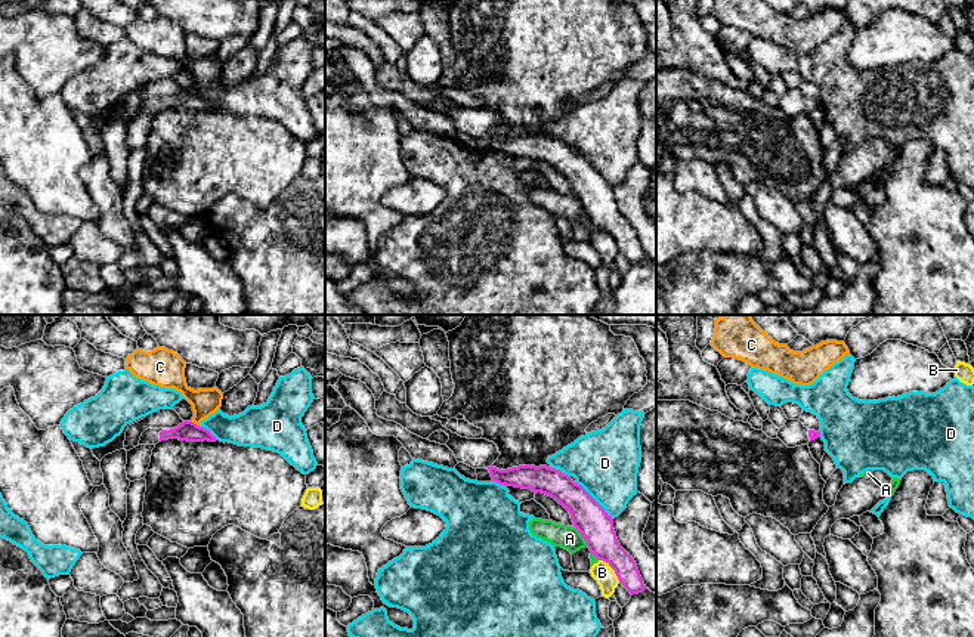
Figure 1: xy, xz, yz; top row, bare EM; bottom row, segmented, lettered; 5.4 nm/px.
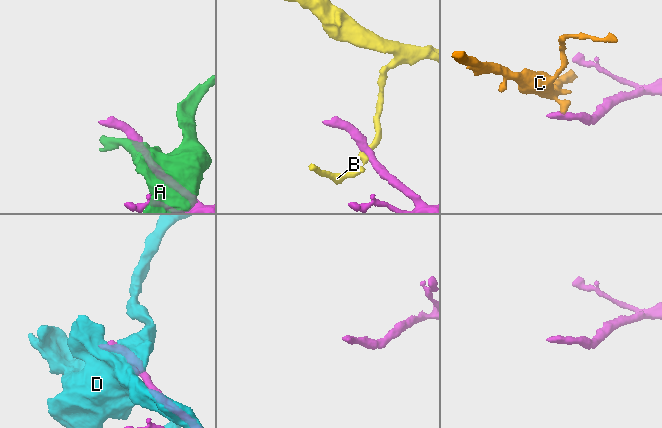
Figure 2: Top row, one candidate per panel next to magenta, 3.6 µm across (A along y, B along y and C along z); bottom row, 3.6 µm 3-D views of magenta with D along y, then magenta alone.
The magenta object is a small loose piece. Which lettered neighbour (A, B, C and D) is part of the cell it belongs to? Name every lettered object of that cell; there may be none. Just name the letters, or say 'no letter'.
no letter

